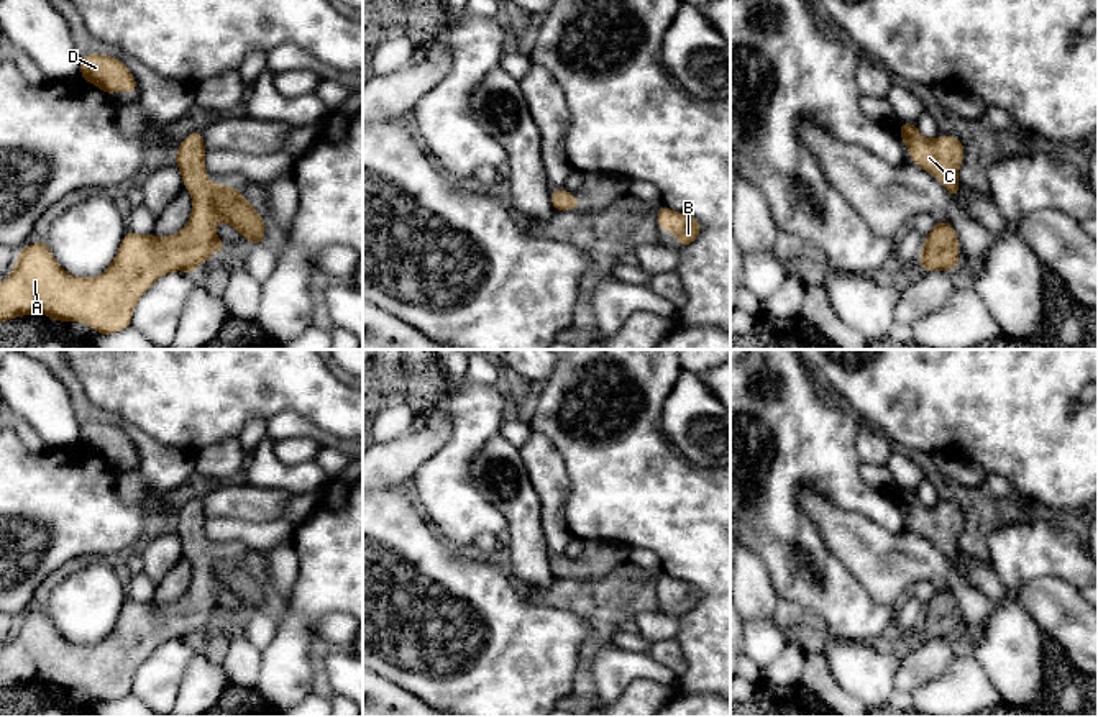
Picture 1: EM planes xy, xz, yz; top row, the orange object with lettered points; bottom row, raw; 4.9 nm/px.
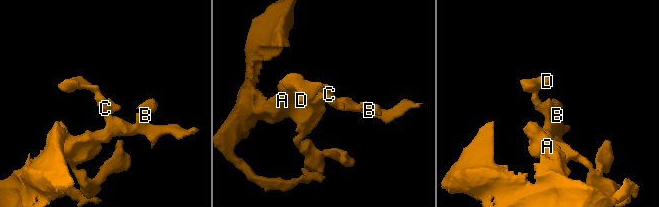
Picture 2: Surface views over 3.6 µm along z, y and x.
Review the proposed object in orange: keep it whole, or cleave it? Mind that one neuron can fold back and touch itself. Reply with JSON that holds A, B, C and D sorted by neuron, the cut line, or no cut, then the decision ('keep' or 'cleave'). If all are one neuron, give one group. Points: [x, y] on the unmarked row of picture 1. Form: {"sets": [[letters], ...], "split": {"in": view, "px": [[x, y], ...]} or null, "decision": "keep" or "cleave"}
{"sets": [["A", "B", "C", "D"]], "split": null, "decision": "keep"}

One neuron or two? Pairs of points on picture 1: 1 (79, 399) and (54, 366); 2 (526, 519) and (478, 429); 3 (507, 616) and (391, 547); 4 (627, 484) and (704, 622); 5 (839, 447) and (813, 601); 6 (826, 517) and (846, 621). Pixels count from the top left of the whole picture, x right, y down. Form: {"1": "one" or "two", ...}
{"1": "one", "2": "two", "3": "one", "4": "one", "5": "one", "6": "two"}

